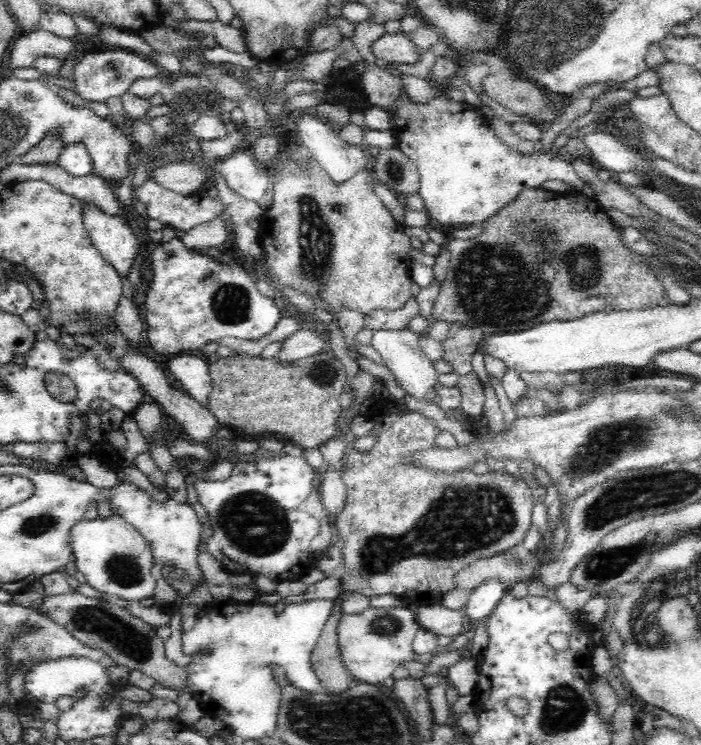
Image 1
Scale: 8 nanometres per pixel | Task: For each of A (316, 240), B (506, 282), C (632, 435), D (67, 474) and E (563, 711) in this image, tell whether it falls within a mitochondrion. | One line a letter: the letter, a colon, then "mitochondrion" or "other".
A: mitochondrion
B: mitochondrion
C: mitochondrion
D: other
E: mitochondrion

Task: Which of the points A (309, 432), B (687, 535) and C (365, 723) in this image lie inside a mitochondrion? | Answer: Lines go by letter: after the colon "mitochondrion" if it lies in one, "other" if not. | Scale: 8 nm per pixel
A: other
B: mitochondrion
C: mitochondrion

